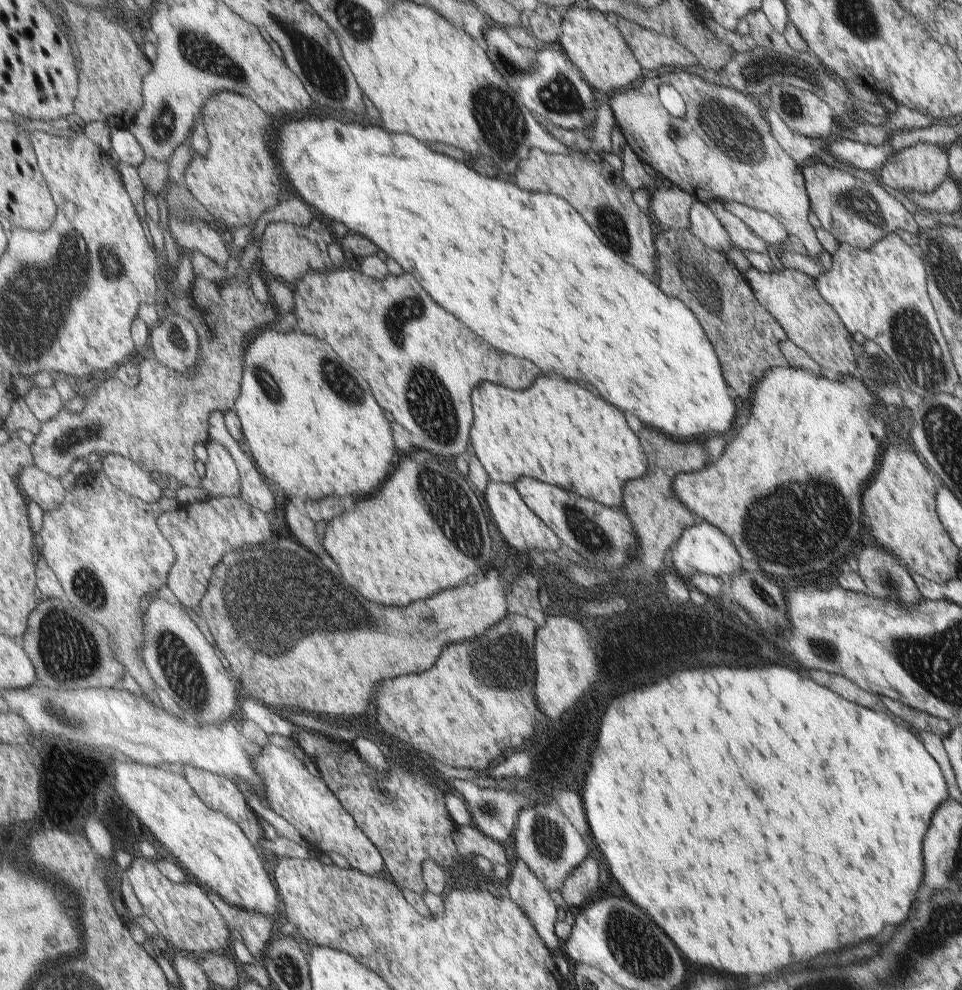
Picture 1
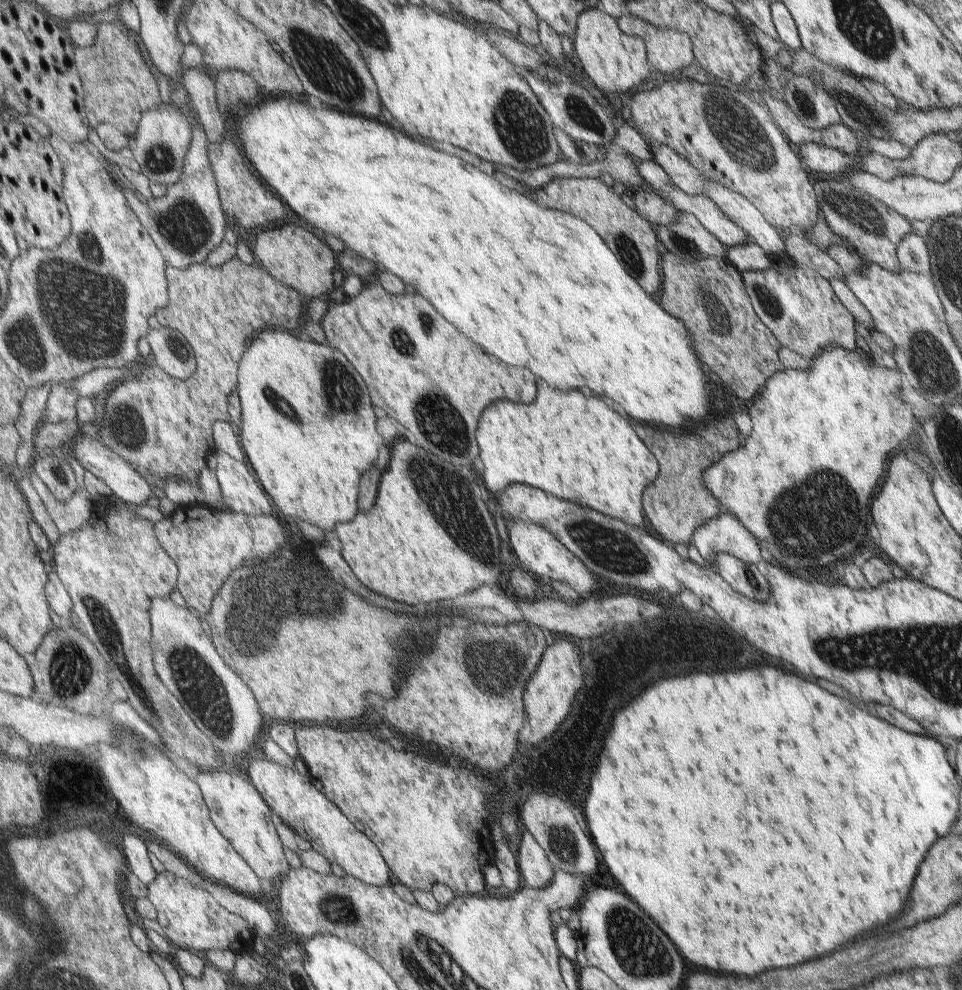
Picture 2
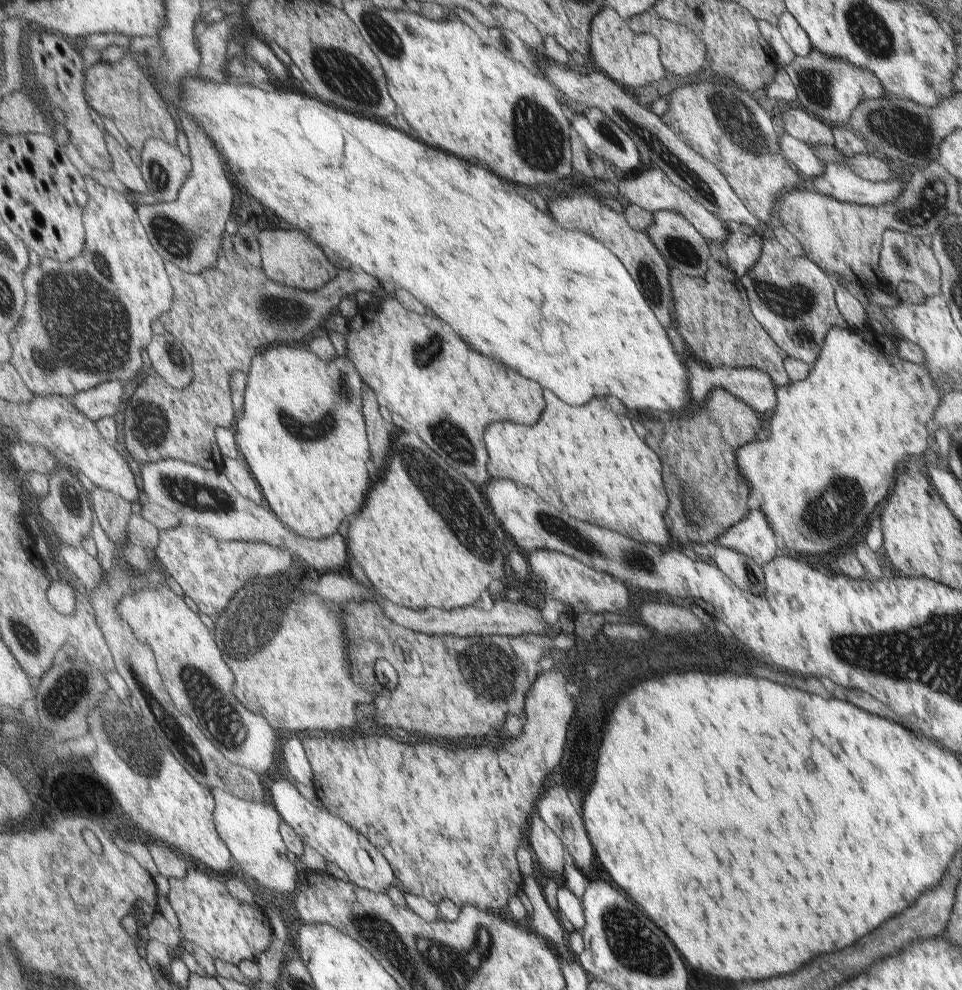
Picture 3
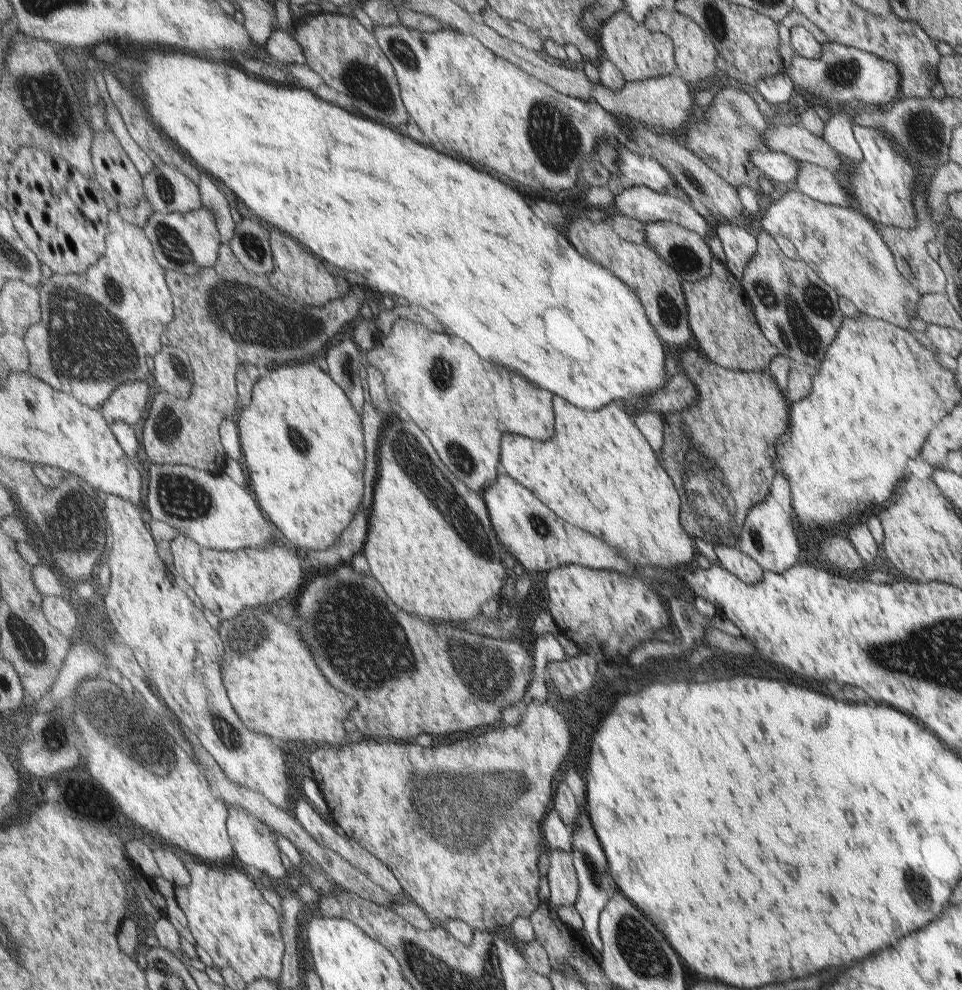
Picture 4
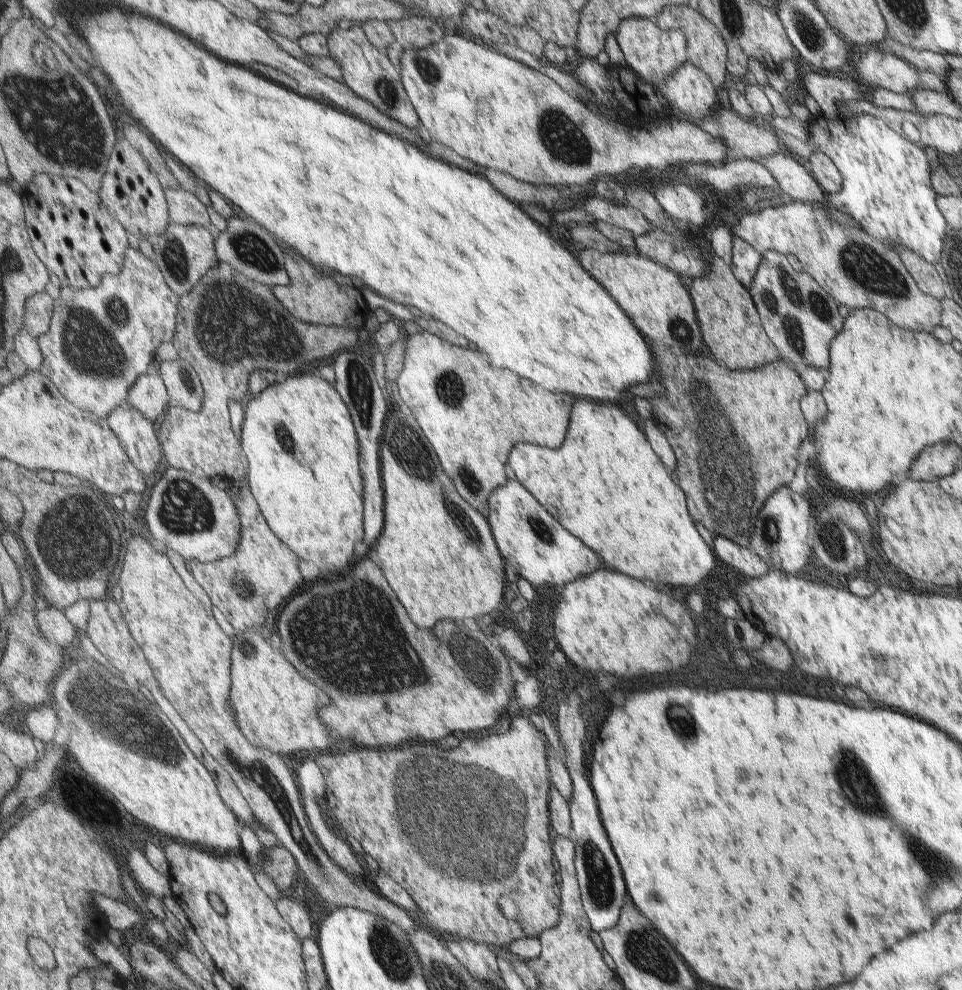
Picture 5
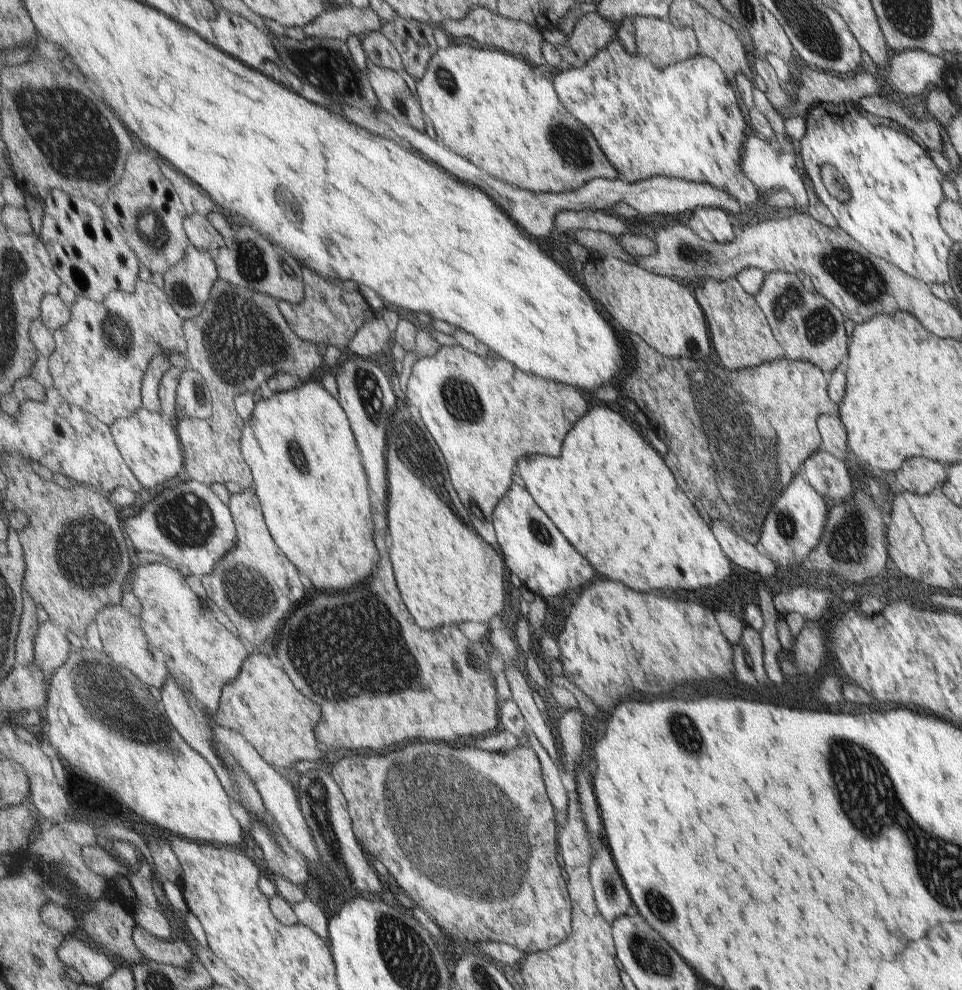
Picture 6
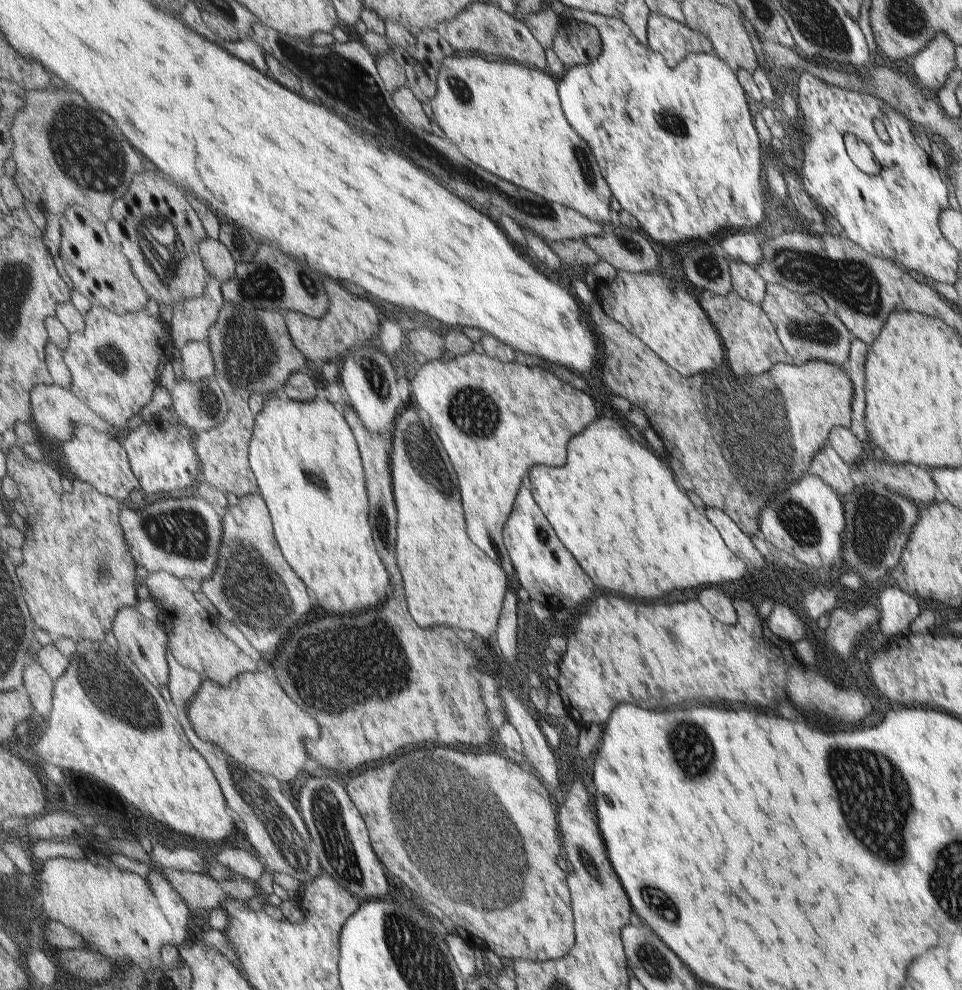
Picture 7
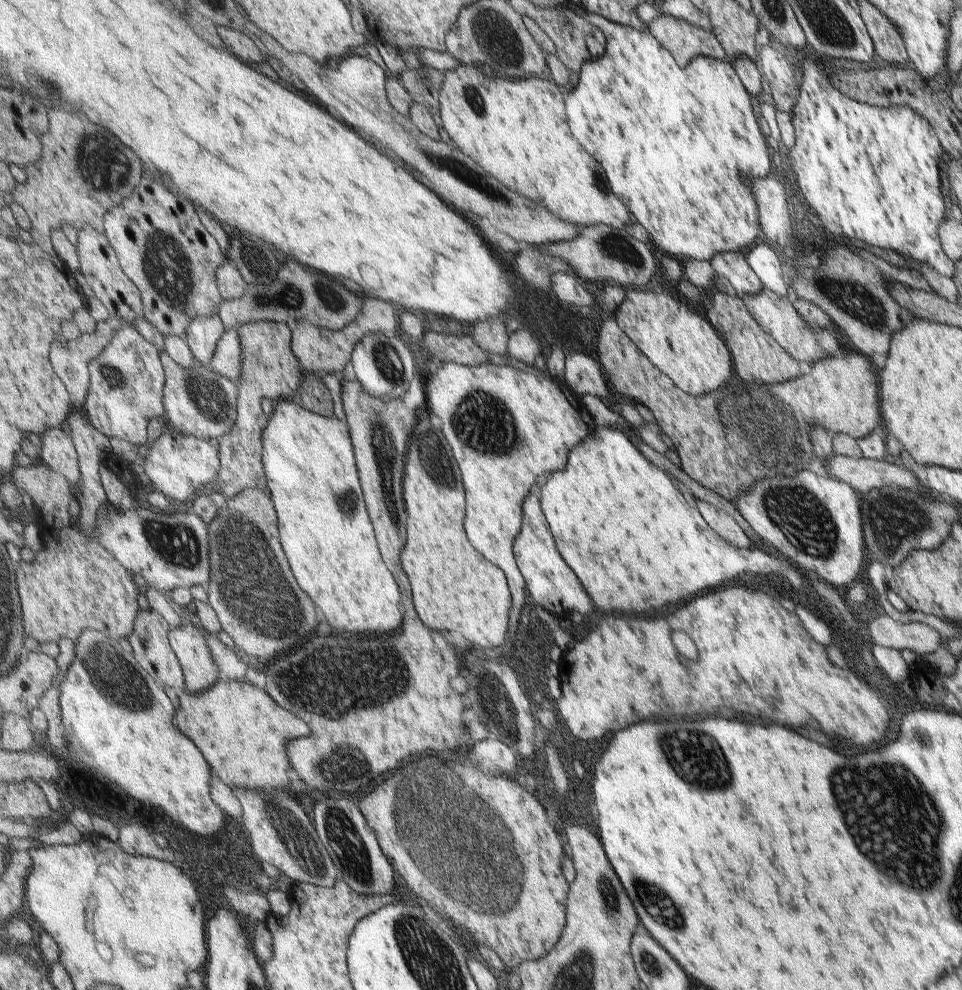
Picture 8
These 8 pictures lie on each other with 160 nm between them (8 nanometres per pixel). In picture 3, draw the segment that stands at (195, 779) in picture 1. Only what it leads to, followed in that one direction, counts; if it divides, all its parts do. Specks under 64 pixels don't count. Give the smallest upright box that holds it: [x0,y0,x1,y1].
[212,789,301,895]

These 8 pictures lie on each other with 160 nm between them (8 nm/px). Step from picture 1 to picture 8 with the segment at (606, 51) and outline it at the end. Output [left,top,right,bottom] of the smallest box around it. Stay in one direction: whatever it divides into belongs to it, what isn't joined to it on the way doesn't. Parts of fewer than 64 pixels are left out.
[648,14,729,68]

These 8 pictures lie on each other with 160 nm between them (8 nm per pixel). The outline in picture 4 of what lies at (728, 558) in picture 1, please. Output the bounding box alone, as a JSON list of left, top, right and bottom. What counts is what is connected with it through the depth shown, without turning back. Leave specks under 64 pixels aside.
[737,495,799,574]

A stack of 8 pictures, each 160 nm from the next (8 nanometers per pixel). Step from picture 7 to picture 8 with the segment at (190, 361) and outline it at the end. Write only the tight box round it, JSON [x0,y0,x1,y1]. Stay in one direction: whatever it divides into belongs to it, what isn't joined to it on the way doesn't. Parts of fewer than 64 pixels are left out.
[209,328,244,382]

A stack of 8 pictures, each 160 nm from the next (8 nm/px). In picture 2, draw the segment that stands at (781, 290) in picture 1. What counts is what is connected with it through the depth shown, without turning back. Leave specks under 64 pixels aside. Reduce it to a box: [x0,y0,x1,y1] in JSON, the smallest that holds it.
[741,253,855,363]

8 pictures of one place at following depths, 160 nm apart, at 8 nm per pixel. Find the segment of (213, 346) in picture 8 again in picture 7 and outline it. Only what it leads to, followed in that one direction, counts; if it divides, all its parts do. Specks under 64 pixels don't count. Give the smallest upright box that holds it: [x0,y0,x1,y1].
[171,275,226,349]

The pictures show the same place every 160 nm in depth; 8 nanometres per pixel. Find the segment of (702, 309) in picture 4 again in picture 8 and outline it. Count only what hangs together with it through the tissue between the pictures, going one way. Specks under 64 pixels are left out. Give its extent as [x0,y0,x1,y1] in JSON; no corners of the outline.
[705,290,800,384]

